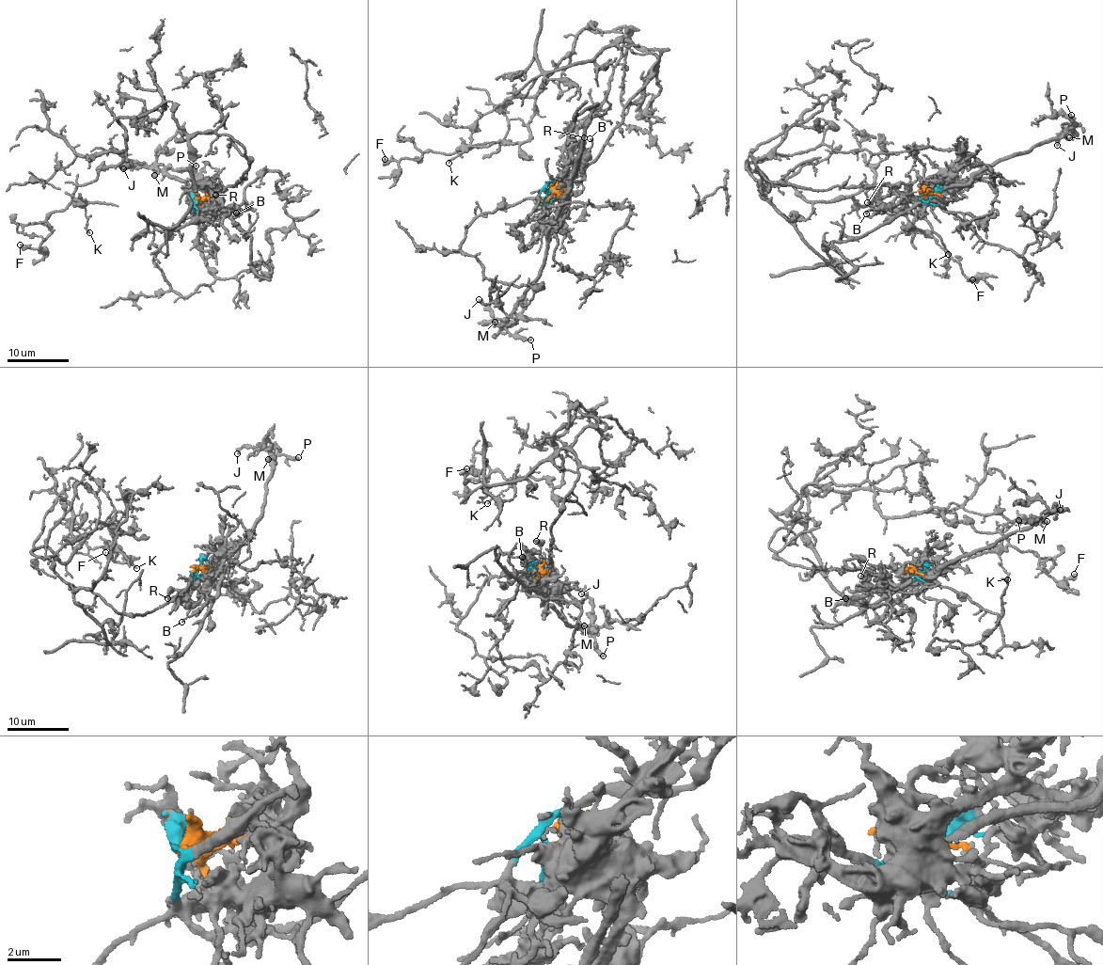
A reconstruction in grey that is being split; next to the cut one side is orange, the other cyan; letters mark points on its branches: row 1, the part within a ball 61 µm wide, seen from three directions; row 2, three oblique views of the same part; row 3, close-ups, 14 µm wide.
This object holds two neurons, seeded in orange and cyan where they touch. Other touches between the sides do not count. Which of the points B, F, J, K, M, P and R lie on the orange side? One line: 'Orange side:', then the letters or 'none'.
Orange side: B, J, M, P, R

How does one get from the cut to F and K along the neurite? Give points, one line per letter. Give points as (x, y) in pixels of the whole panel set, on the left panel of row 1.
F: (196, 201), (249, 165), (170, 101), (117, 119), (121, 161), (38, 248), (20, 244)
K: (196, 201), (249, 165), (226, 134), (190, 134), (170, 101), (117, 119), (119, 163), (72, 198), (90, 233)

